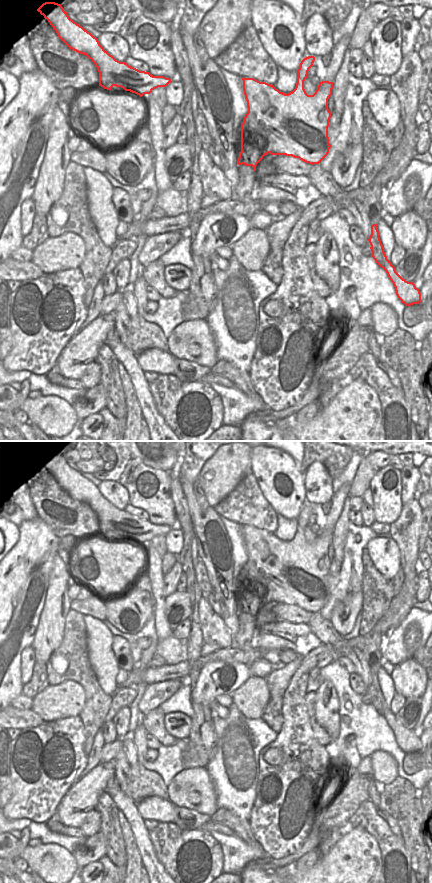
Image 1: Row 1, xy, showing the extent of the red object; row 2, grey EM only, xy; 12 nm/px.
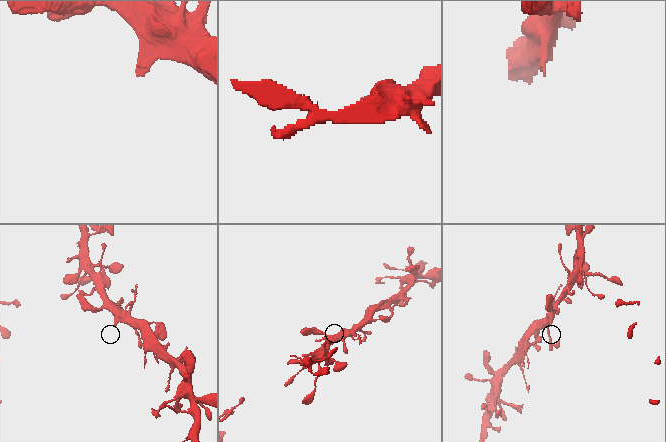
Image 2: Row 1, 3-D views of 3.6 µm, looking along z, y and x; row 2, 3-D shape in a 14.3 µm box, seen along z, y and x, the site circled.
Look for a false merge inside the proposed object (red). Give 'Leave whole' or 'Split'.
Split

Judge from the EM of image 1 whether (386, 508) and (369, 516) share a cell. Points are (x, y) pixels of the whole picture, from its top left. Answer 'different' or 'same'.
different

